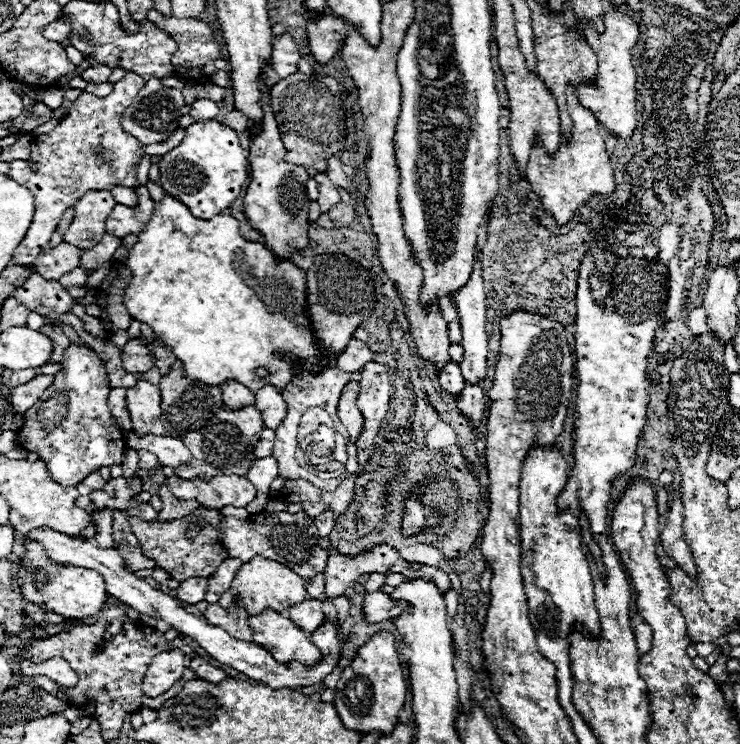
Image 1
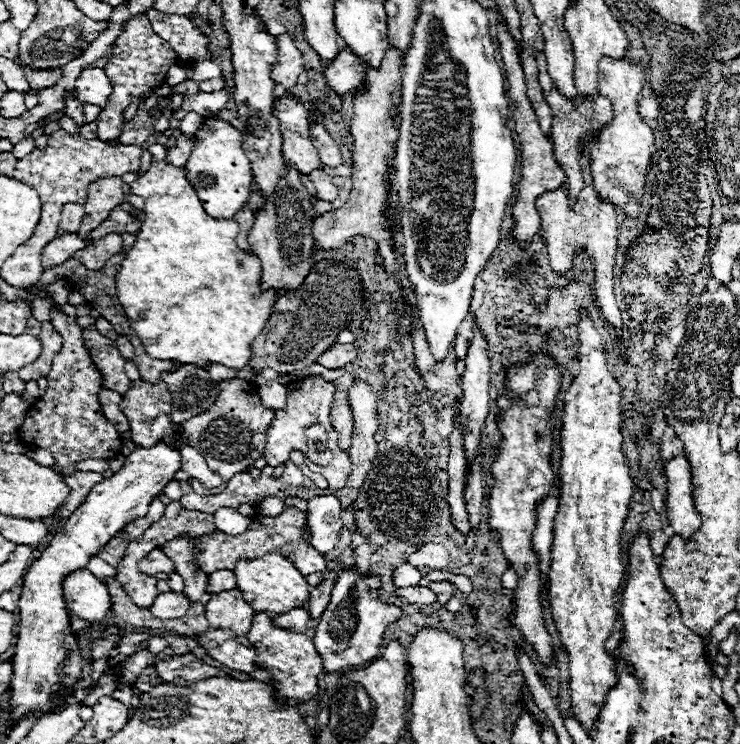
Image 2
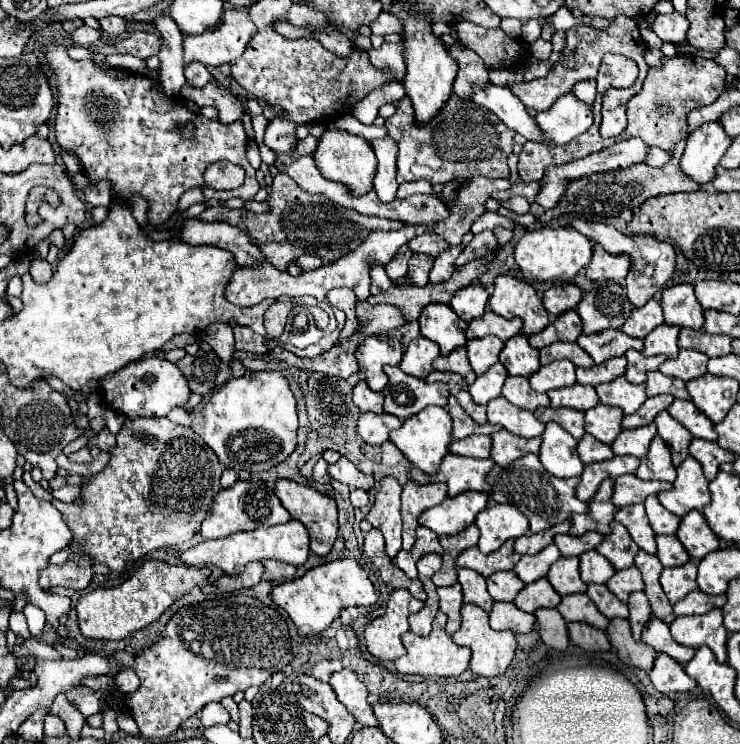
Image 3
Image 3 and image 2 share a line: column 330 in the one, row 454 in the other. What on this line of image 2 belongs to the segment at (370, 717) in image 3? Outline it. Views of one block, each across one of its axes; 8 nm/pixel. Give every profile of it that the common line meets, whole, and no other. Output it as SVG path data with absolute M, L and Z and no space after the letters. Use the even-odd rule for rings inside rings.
M680 450L674 458L666 460L666 516L670 526L676 534L682 538L692 536L700 524L702 516L698 514L694 506L694 494L692 494L692 466Z

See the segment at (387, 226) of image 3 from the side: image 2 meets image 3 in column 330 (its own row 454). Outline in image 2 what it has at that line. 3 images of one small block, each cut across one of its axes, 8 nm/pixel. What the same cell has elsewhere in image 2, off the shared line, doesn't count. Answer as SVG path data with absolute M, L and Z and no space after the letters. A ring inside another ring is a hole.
M232 378L232 380L220 380L218 388L220 388L220 394L216 402L200 416L192 416L190 420L186 420L186 424L182 424L184 436L178 438L184 444L198 448L198 452L206 456L206 462L210 464L210 468L222 476L222 486L214 490L208 490L198 480L190 478L188 480L190 486L198 488L200 496L218 494L220 490L224 490L224 484L226 480L230 480L230 476L244 472L248 466L252 466L256 458L262 456L264 446L266 446L266 428L274 420L274 410L264 408L258 398L258 392L252 390L252 388L258 388L254 382Z

